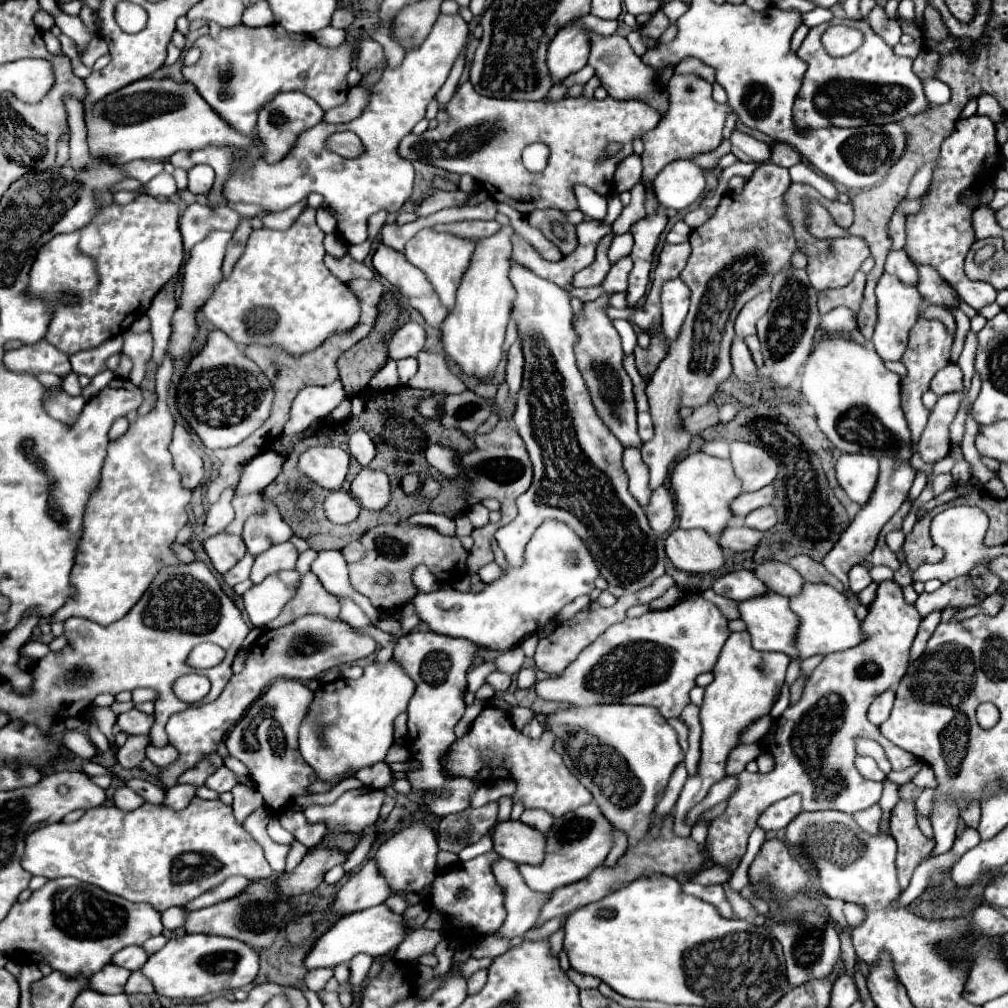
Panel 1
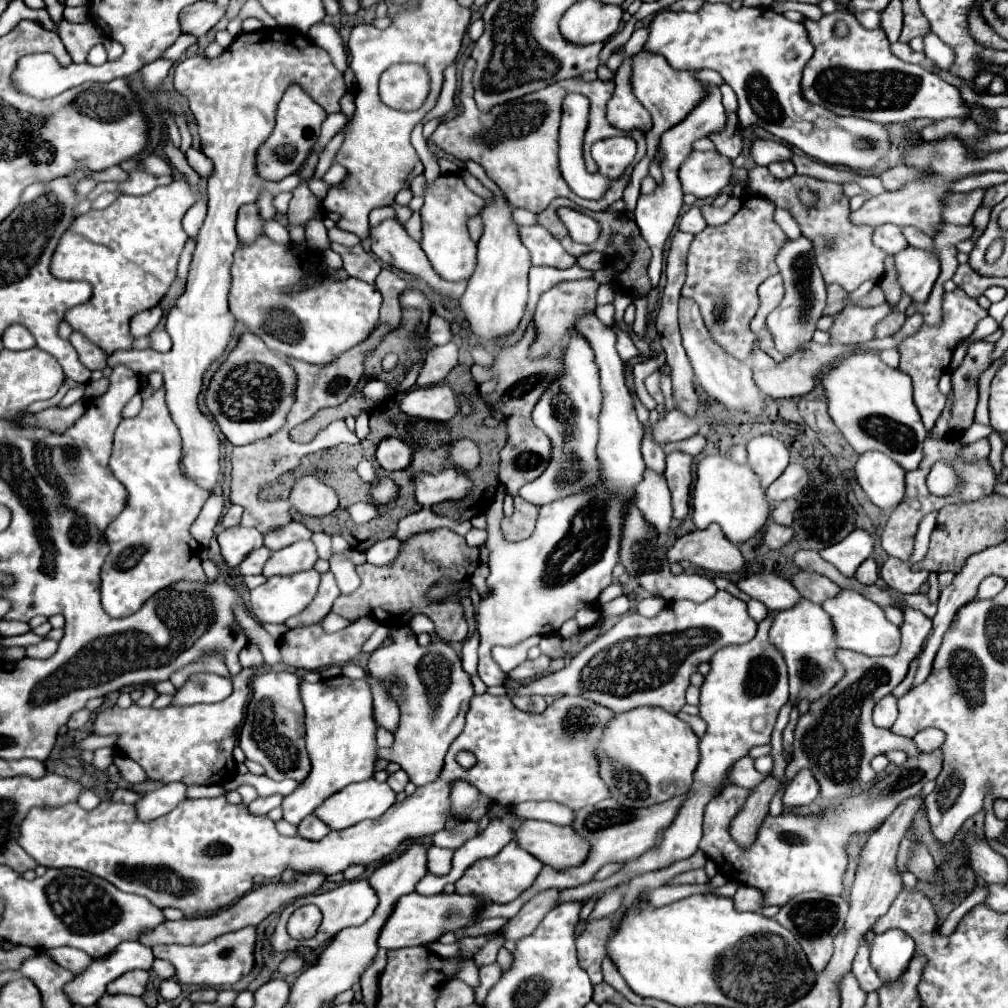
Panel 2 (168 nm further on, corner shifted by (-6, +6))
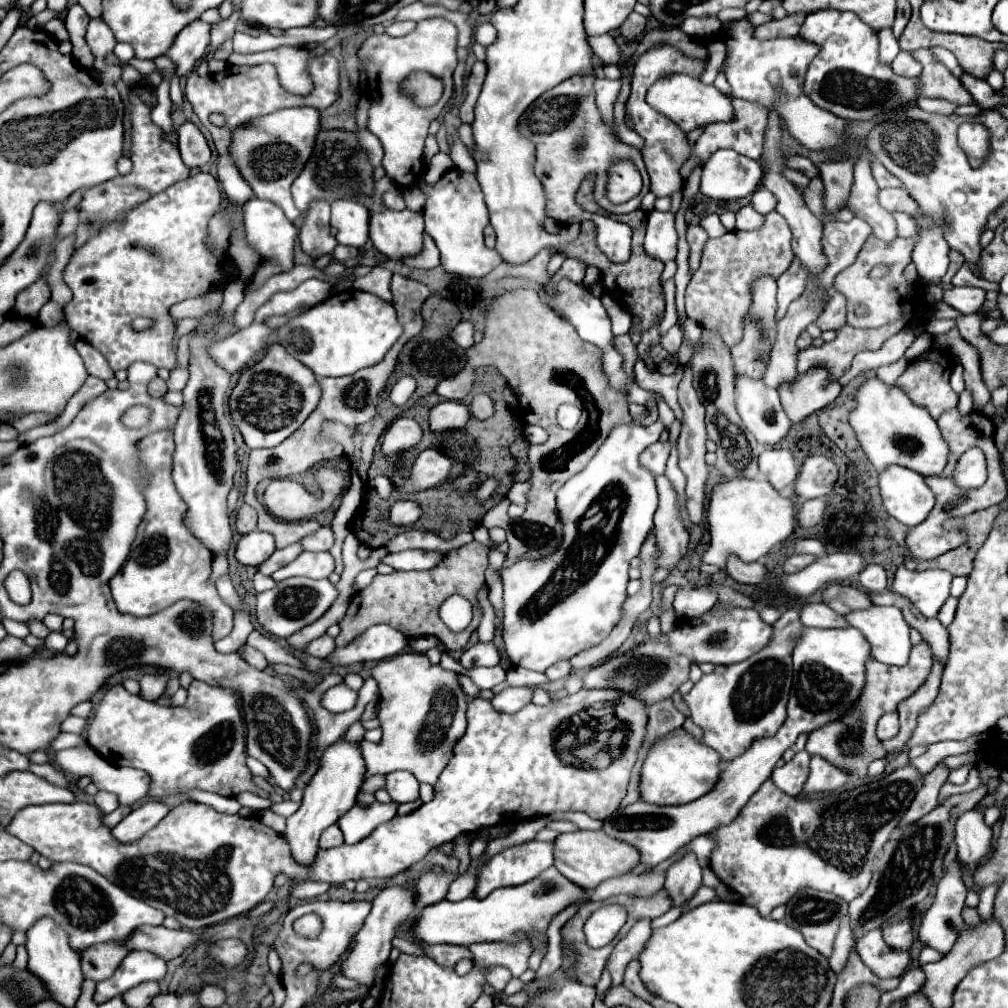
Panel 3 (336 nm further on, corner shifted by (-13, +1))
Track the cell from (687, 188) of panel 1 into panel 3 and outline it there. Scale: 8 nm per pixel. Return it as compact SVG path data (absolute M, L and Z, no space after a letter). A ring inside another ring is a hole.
M720 149L702 165L700 193L716 201L740 199L752 193L760 179L762 169L758 161Z

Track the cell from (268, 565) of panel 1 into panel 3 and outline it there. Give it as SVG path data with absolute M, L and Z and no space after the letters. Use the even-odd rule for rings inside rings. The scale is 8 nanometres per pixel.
M302 553L296 561L288 563L286 567L278 569L272 579L274 581L284 581L296 575L310 577L310 579L324 579L334 571L334 559L330 553Z

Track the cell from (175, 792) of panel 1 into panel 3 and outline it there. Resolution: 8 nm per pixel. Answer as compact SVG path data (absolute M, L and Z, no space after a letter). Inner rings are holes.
M146 801L142 807L134 809L130 815L126 815L114 829L114 837L118 841L136 841L144 833L148 833L152 827L162 821L164 815L168 815L170 807L162 801Z

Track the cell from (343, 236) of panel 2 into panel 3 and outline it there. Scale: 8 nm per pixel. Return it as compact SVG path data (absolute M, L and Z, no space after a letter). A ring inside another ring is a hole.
M312 201L298 237L300 237L302 251L308 253L312 259L318 259L334 251L338 241L330 235L330 203L328 201Z

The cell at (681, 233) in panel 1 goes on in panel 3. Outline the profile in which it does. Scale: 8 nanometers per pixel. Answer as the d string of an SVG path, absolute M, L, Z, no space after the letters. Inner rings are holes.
M716 213L704 215L704 217L700 219L700 227L708 233L708 237L720 237L720 235L726 233L726 229L724 229L724 225L720 223L720 219L718 219Z

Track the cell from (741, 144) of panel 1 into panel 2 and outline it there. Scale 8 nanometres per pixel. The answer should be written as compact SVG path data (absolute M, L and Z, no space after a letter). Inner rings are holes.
M755 140L751 154L759 166L769 166L773 162L785 162L795 156L795 152L789 146L781 142L773 142L773 140Z

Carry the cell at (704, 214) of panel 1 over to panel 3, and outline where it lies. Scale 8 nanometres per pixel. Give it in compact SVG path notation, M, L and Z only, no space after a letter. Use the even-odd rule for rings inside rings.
M752 205L742 207L736 213L736 231L750 231L750 229L758 229L764 221L764 215L760 215Z

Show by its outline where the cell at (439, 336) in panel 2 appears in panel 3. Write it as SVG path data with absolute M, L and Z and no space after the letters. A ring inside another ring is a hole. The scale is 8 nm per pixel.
M460 321L460 325L456 325L452 329L452 341L456 341L456 345L460 345L462 349L466 349L474 343L472 335L474 335L474 325L470 321Z

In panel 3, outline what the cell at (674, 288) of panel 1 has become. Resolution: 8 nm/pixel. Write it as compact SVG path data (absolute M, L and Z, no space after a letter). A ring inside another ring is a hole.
M734 377L736 387L736 409L750 433L762 445L776 445L790 429L778 391L768 389L764 381L752 381L752 377Z

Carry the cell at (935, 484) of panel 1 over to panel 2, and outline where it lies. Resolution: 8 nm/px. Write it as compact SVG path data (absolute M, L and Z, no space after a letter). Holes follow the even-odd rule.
M981 438L981 440L977 440L975 444L971 444L965 452L963 452L963 458L965 460L971 460L973 456L977 458L977 456L987 456L989 454L989 440L987 438Z

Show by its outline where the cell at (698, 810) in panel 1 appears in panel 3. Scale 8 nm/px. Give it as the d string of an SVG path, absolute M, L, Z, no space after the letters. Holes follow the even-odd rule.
M796 751L792 761L784 763L782 767L776 767L772 771L772 783L782 789L788 795L798 795L802 789L804 779L808 777L808 763L810 763L810 755L806 751Z

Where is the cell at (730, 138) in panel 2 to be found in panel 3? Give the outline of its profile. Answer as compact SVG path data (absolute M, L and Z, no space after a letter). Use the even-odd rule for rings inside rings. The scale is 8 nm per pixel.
M732 99L732 107L734 107L734 119L732 121L706 125L704 133L700 135L700 141L694 143L692 151L696 153L696 157L700 157L702 163L704 163L704 159L708 159L718 149L732 149L744 157L760 159L762 147L764 147L764 129L768 125L768 111L762 105L750 103L744 99Z

